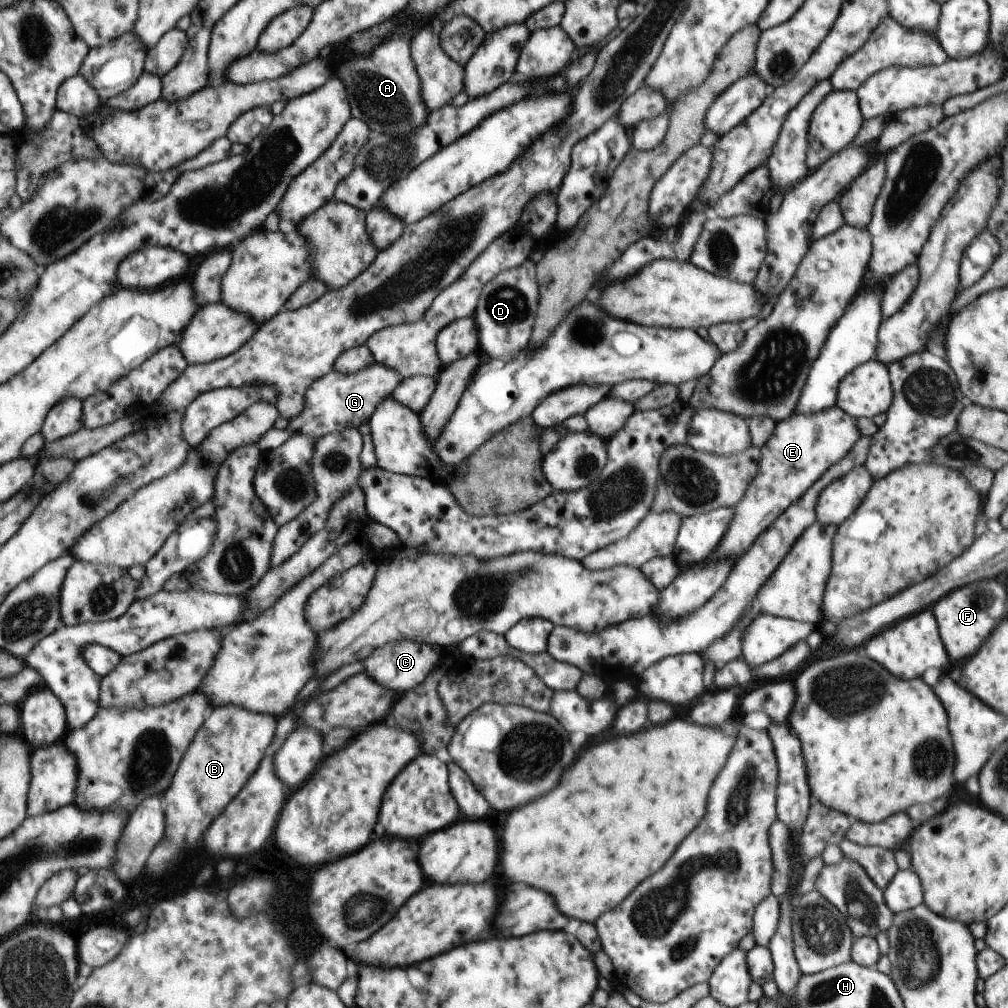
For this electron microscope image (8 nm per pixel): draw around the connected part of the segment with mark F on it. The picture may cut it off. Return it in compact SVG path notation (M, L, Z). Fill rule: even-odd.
M996 580L973 582L943 596L931 609L949 658L954 662L963 662L975 654L1006 616L1006 590Z

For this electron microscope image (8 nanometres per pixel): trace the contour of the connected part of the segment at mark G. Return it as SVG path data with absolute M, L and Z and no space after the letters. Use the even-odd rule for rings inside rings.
M374 362L356 374L342 374L334 370L315 380L306 389L306 406L304 410L291 418L287 429L294 433L306 434L312 438L320 438L325 434L338 432L345 428L359 429L362 424L369 422L376 412L378 404L388 399L392 391L404 380L396 370Z

